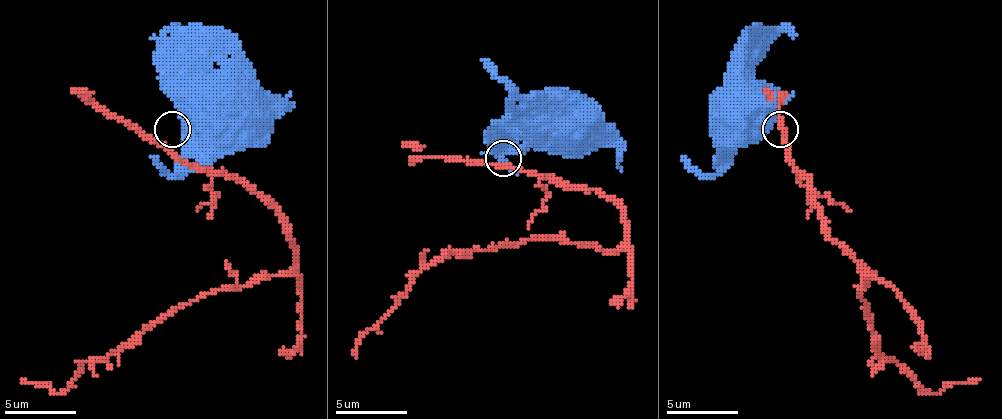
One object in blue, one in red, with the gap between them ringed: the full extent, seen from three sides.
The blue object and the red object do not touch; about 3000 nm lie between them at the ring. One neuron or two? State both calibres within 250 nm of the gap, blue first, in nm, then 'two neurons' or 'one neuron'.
240/240 nm | one neuron

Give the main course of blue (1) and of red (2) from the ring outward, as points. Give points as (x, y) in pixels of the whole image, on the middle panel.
1: (510, 153), (535, 142), (557, 142), (567, 124)
2: (496, 164), (596, 189), (621, 207), (625, 239), (614, 250), (532, 239), (453, 250), (420, 271), (356, 357)

